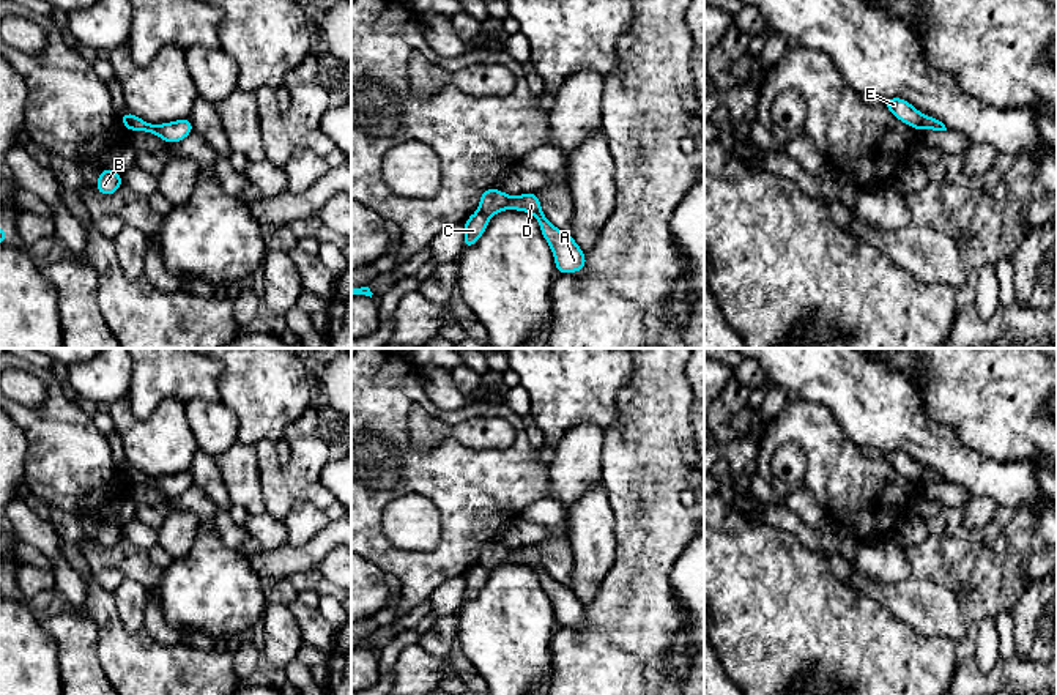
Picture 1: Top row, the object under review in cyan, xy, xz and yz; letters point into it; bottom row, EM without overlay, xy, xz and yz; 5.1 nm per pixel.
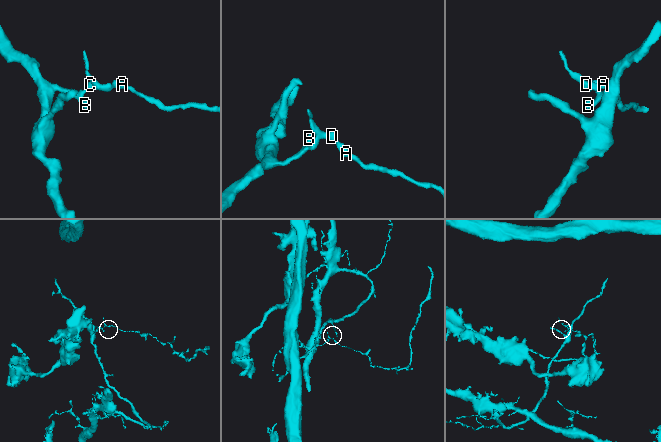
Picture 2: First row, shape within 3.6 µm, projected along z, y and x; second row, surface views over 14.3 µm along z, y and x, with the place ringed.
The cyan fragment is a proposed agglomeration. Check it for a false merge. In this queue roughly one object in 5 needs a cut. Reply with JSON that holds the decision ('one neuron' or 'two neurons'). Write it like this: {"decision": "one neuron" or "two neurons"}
{"decision": "two neurons"}

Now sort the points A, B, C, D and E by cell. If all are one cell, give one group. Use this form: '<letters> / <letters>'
A D E / B C

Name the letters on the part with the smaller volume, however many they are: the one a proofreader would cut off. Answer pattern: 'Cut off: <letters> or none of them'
Cut off: A, D, E

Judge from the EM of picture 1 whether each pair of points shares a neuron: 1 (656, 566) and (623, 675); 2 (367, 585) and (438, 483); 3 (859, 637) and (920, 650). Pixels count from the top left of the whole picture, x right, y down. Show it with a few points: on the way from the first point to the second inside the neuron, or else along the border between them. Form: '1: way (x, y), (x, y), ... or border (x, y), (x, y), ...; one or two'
1: way (637, 593), (637, 648); one
2: border (367, 558), (385, 574); two
3: way (875, 650), (904, 650); one

